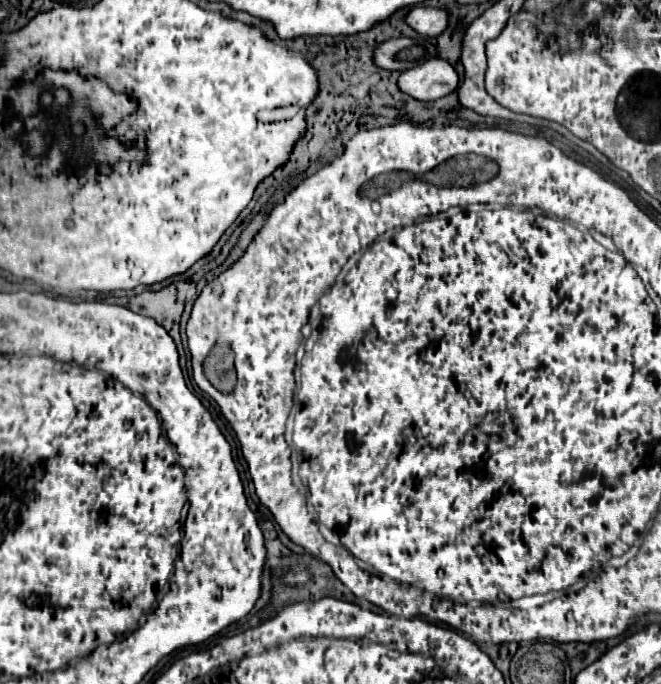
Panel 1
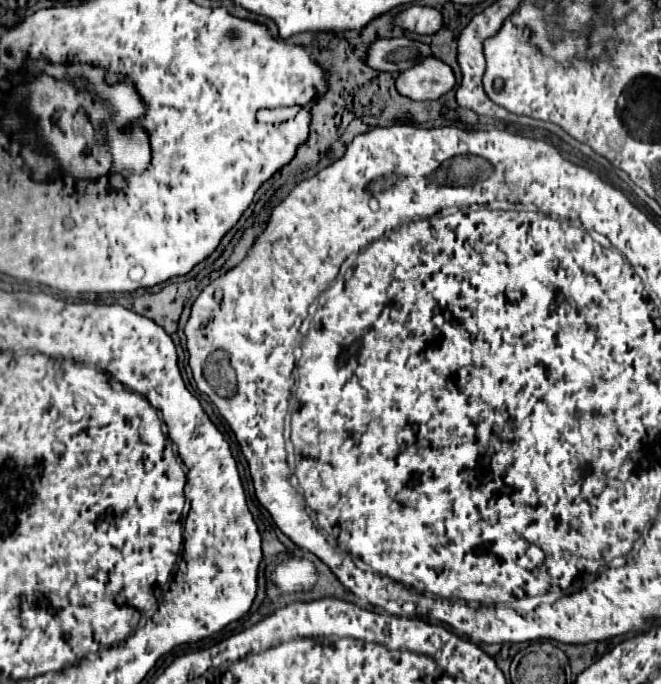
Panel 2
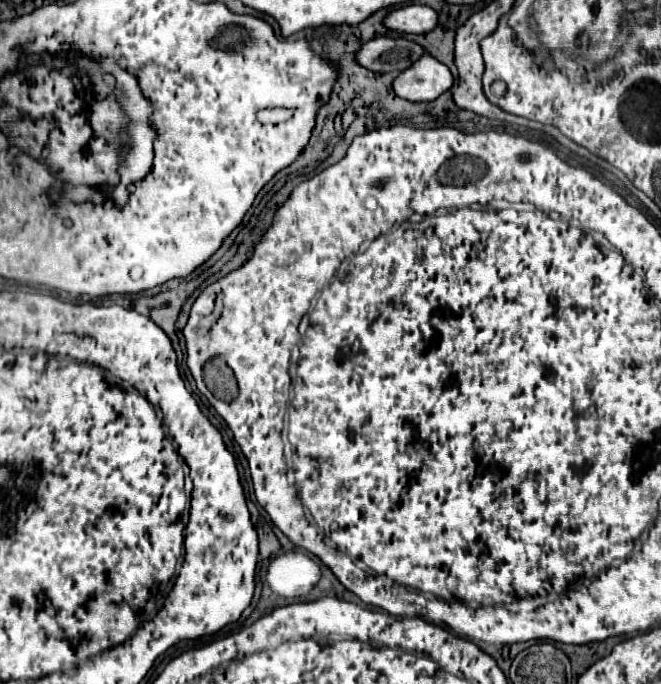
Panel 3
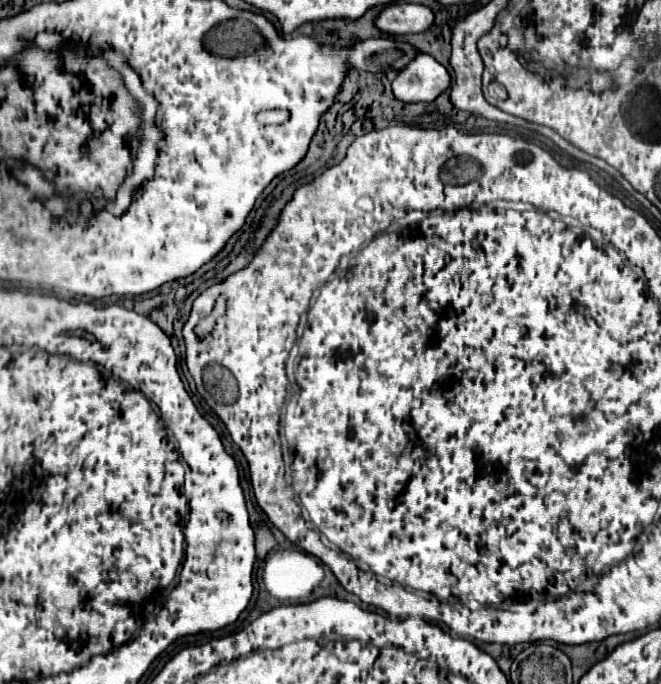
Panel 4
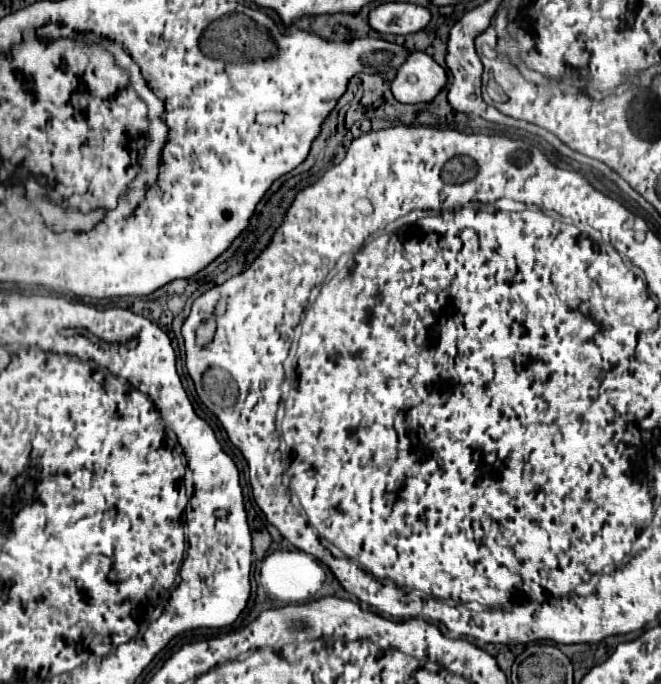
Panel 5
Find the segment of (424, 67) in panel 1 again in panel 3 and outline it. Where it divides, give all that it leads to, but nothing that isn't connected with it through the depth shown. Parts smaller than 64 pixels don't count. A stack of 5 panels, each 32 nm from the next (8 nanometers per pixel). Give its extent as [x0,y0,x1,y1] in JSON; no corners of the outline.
[394,54,454,102]

